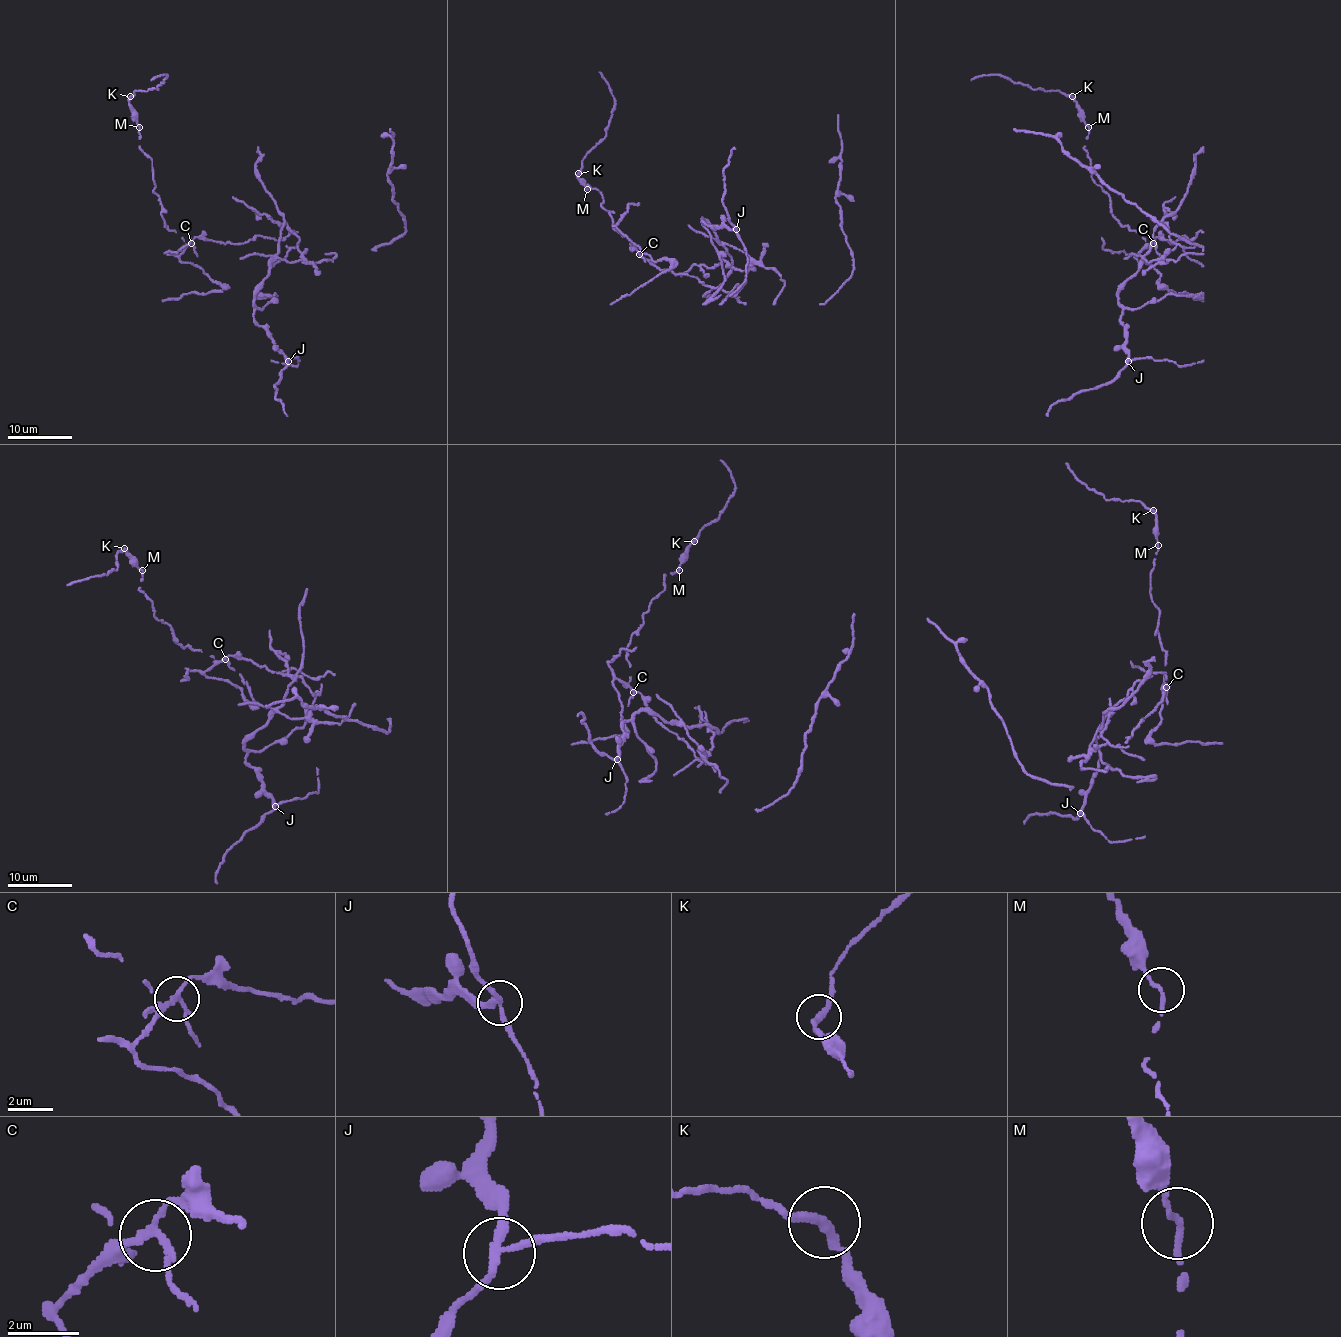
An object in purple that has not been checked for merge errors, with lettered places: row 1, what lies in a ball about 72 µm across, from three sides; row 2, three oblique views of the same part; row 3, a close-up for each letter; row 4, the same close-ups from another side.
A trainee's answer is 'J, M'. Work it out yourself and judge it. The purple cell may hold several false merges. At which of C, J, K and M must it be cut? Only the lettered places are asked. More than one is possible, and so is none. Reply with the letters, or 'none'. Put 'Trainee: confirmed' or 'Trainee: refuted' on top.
Trainee: refuted
C, J

